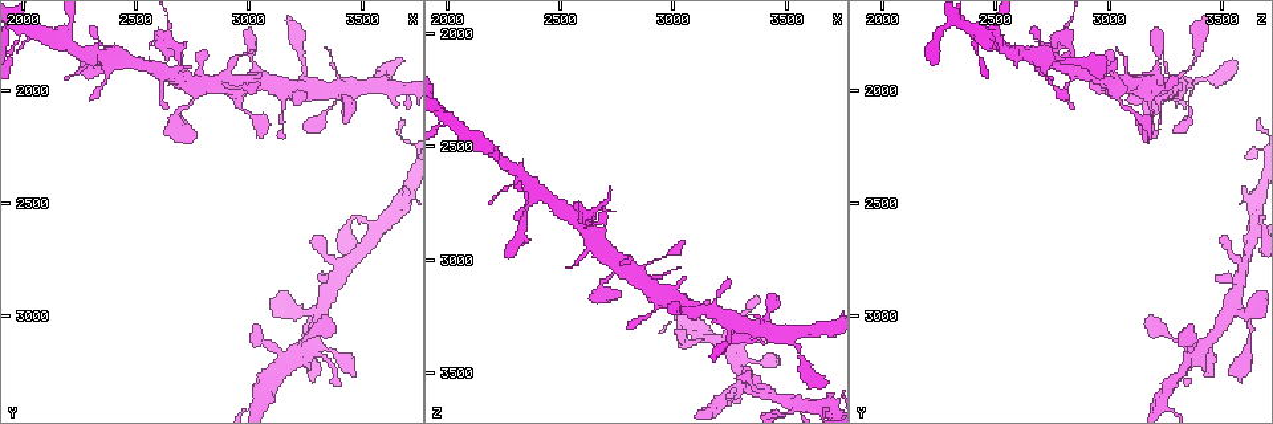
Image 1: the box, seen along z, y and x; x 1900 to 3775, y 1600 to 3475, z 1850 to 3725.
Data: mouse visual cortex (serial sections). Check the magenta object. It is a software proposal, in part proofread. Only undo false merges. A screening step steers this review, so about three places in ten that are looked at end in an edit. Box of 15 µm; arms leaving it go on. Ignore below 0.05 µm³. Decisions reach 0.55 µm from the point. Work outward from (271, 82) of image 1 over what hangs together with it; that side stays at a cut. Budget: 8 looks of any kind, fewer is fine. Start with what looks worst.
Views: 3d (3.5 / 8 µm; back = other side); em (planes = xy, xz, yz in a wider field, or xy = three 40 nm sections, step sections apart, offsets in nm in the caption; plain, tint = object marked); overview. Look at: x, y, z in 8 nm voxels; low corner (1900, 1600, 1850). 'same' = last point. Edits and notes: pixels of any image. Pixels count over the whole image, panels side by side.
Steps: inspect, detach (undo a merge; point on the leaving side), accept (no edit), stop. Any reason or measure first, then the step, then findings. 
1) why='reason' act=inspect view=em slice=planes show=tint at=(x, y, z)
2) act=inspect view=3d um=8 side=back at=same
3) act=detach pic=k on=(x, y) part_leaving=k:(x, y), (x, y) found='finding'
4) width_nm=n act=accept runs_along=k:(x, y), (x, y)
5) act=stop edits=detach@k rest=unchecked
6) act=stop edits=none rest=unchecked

why='abrupt turn' act=inspect view=3d um=8 at=(2940, 2020, 3180)

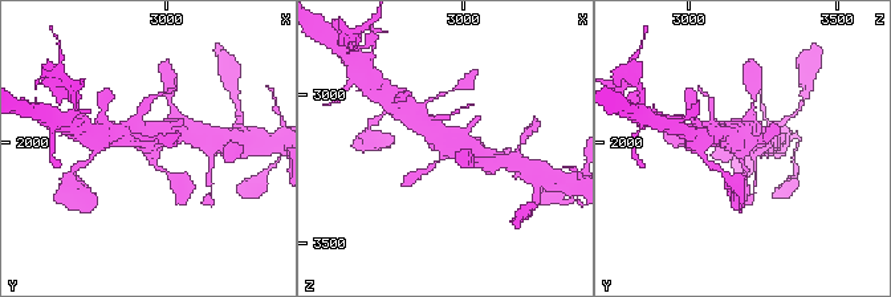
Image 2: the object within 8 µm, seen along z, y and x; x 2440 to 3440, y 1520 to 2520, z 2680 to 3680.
act=inspect view=3d um=3.5 at=(2950, 2020, 3180)

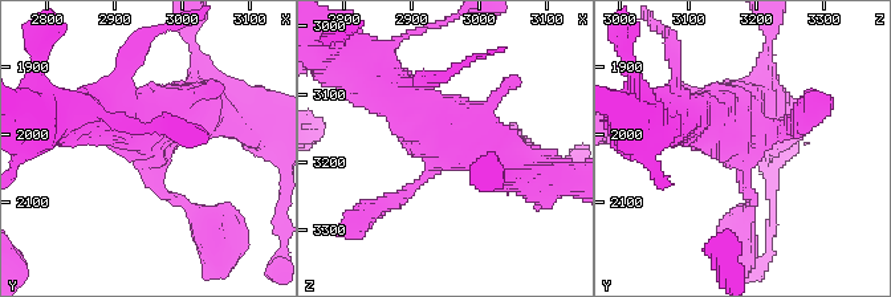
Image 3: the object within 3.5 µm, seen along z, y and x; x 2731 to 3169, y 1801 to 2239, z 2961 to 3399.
act=inspect view=em slice=xy step=1 show=tint at=(2955, 2020, 3170)

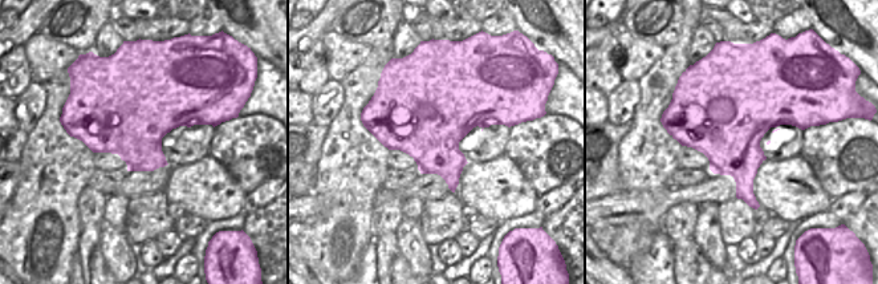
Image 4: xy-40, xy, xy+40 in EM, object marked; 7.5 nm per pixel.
act=accept found='one cell here'

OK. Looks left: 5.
why='four or more arms meet' act=inspect view=3d um=3.5 side=back at=(2770, 2010, 3020)

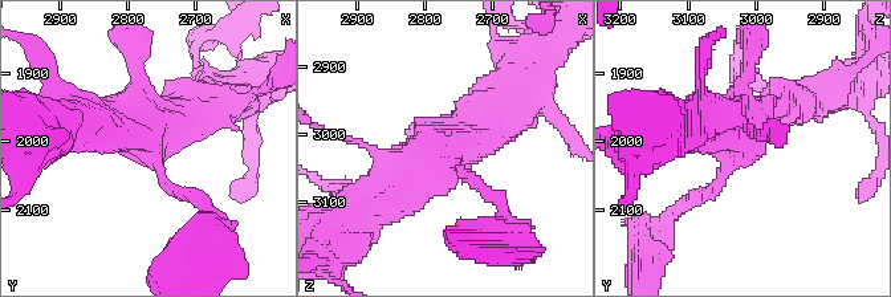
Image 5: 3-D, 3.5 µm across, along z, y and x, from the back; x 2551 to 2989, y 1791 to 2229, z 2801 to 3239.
act=inspect view=em slice=xy step=3 show=tint at=(2770, 1995, 3025)

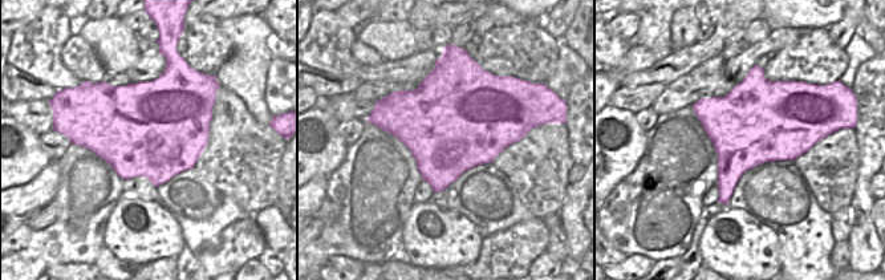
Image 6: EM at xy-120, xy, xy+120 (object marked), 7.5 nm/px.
act=inspect view=em slice=planes show=tint at=same

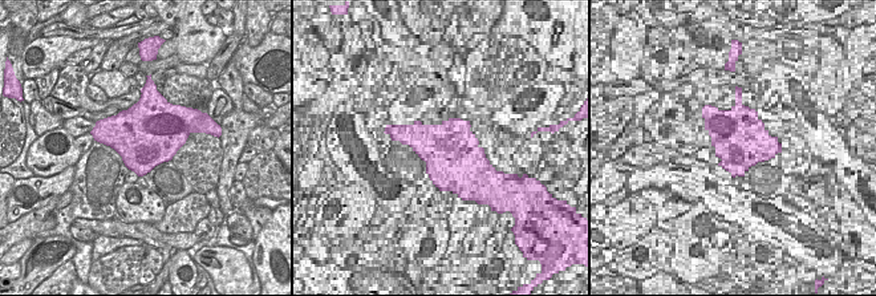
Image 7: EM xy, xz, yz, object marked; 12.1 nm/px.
act=accept runs_along=5:(357, 211), (500, 106) found='all the same cell'

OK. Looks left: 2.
why='looks like a crossing' act=inspect view=3d um=3.5 at=(2630, 1890, 2860)

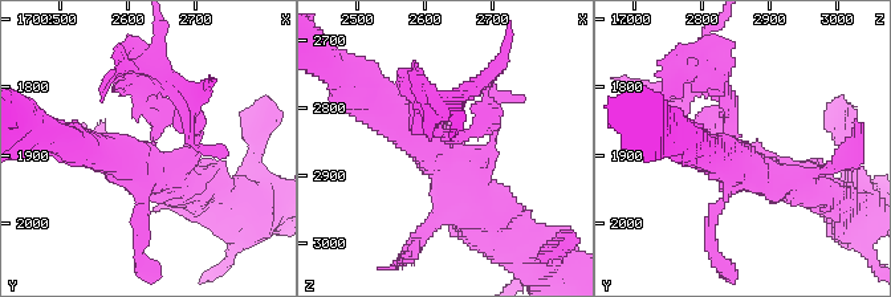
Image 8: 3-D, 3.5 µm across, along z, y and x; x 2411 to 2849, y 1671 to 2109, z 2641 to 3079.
why='shape alone is not enough' act=inspect view=em slice=xy step=5 show=tint at=(2635, 1890, 2850)

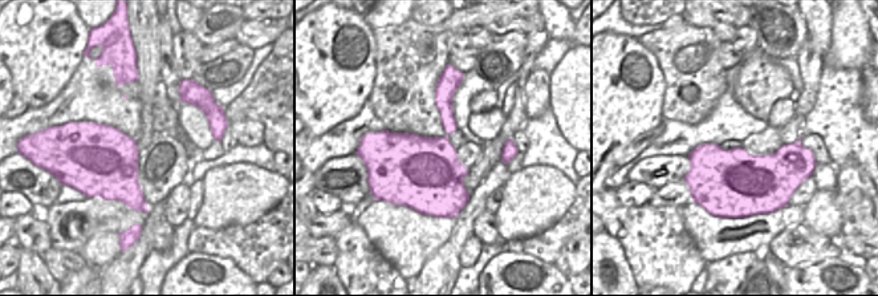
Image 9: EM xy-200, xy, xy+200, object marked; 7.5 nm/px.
act=detach pic=8 on=(223, 153) found='a second cell is stuck on'

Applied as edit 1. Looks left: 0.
act=stop edits=detach@8 rest=unchecked

